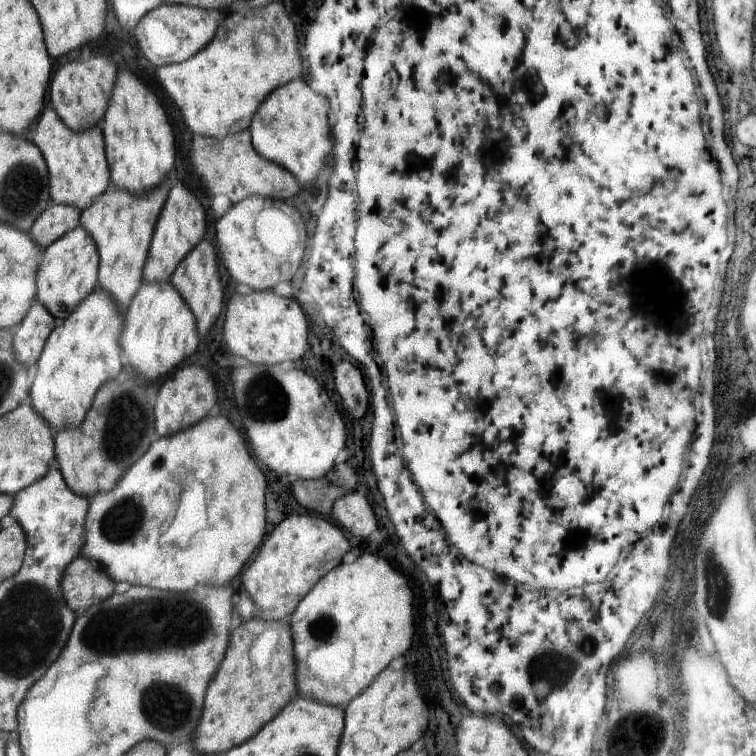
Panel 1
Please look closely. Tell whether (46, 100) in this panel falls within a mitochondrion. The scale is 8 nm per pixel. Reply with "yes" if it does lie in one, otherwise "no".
no

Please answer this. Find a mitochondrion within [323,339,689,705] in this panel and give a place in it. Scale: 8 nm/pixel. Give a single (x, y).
(585, 645)

